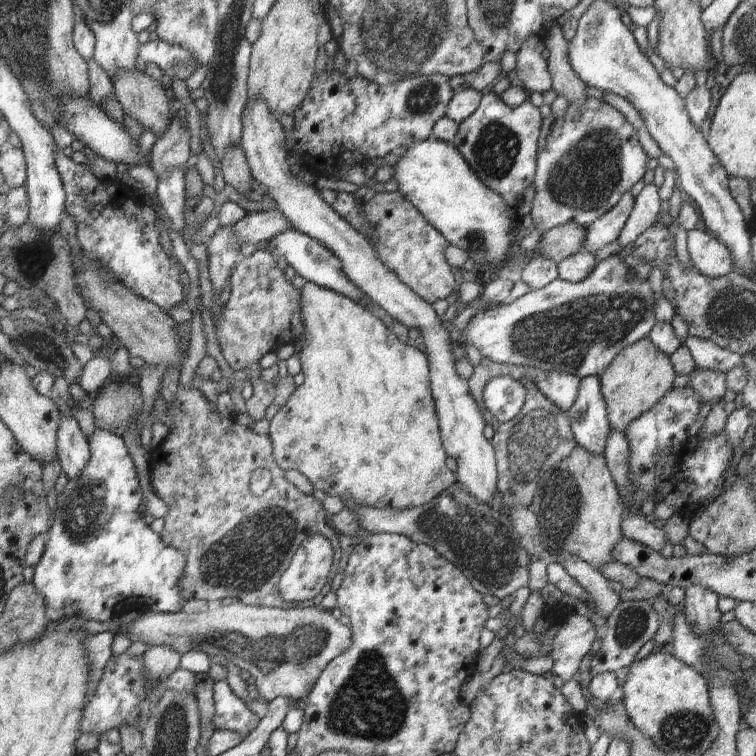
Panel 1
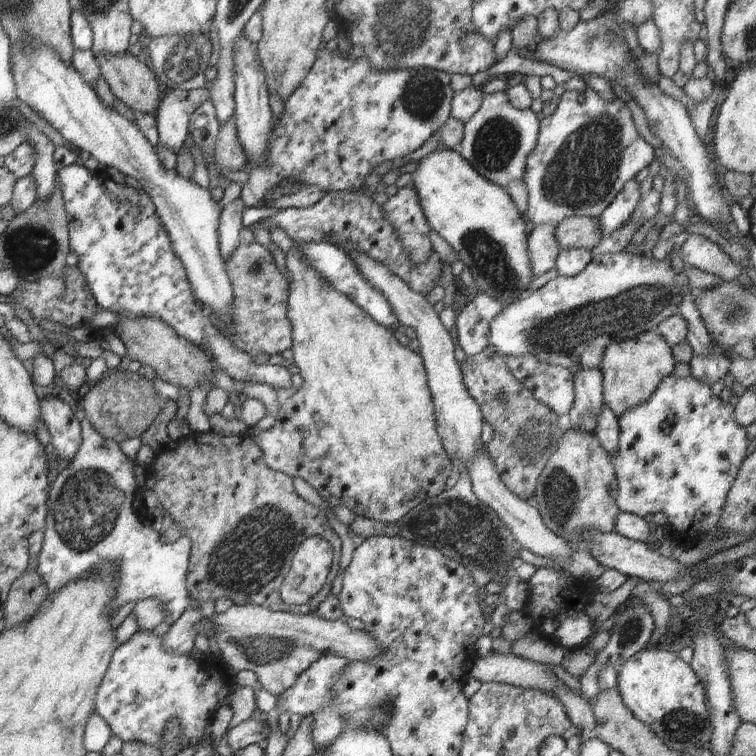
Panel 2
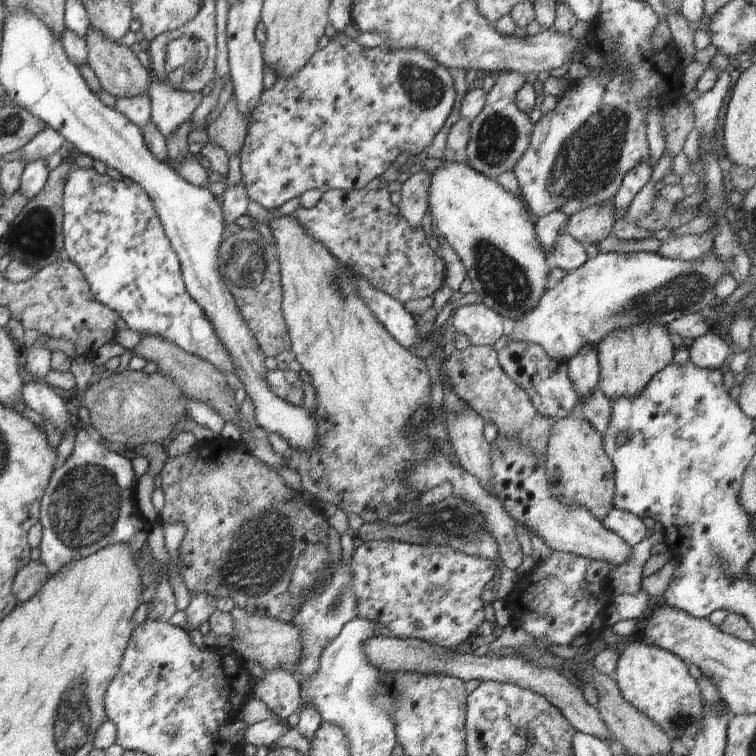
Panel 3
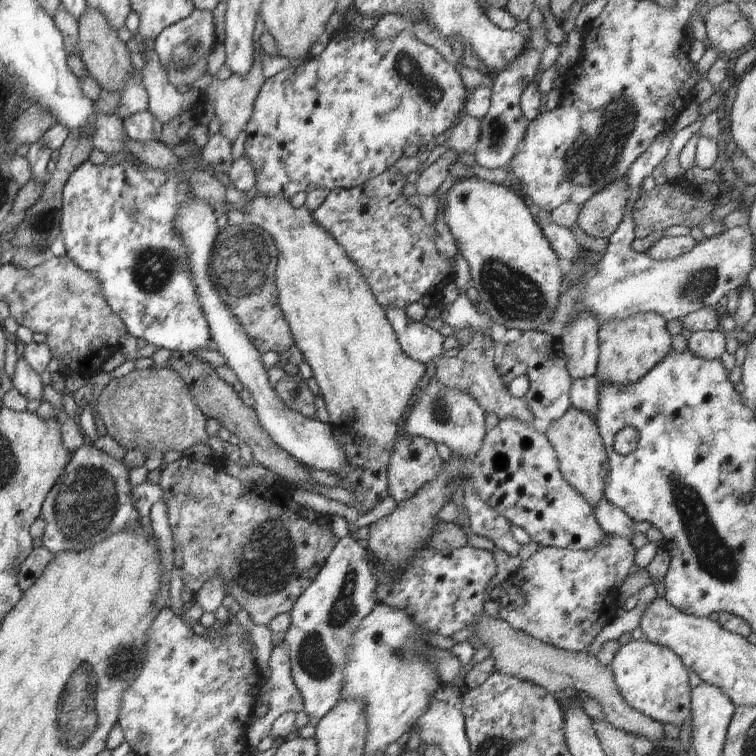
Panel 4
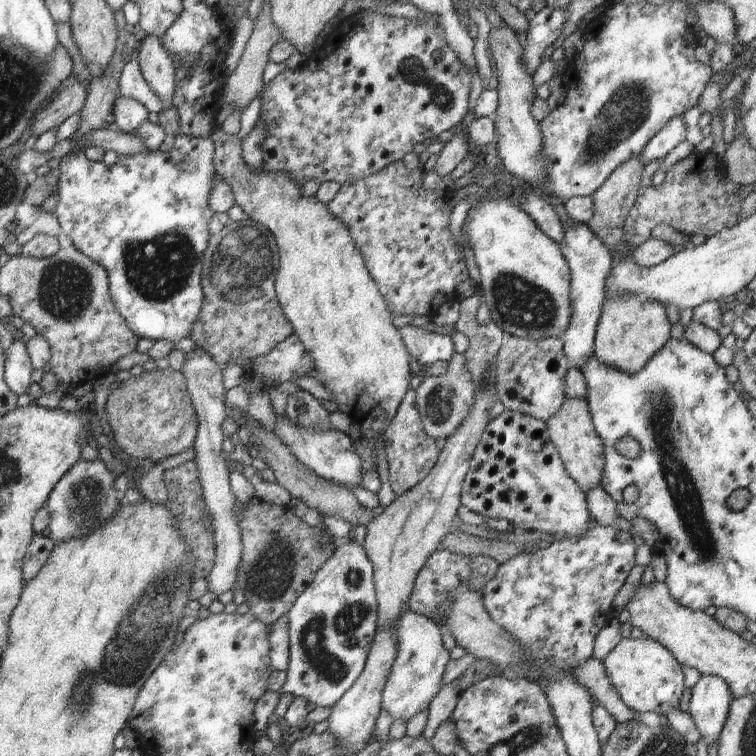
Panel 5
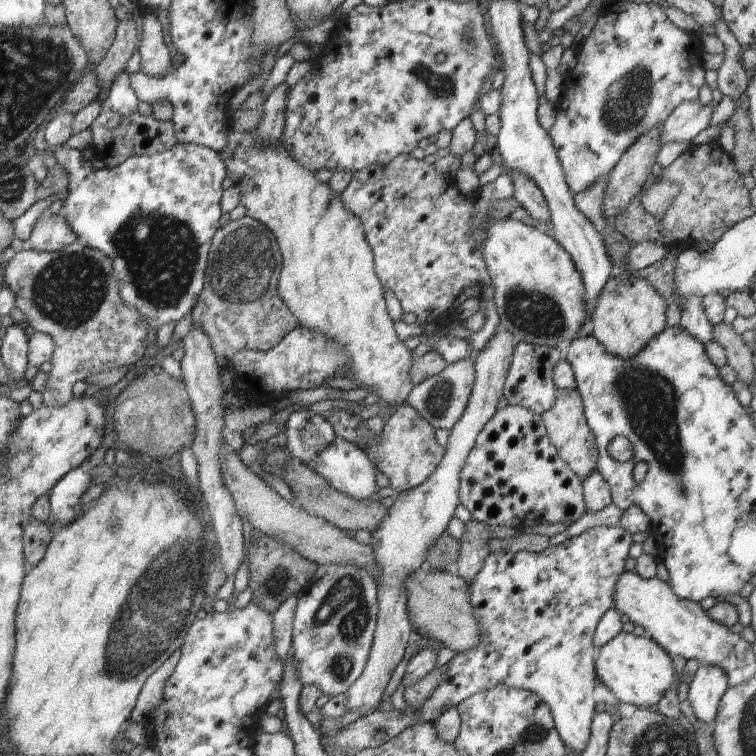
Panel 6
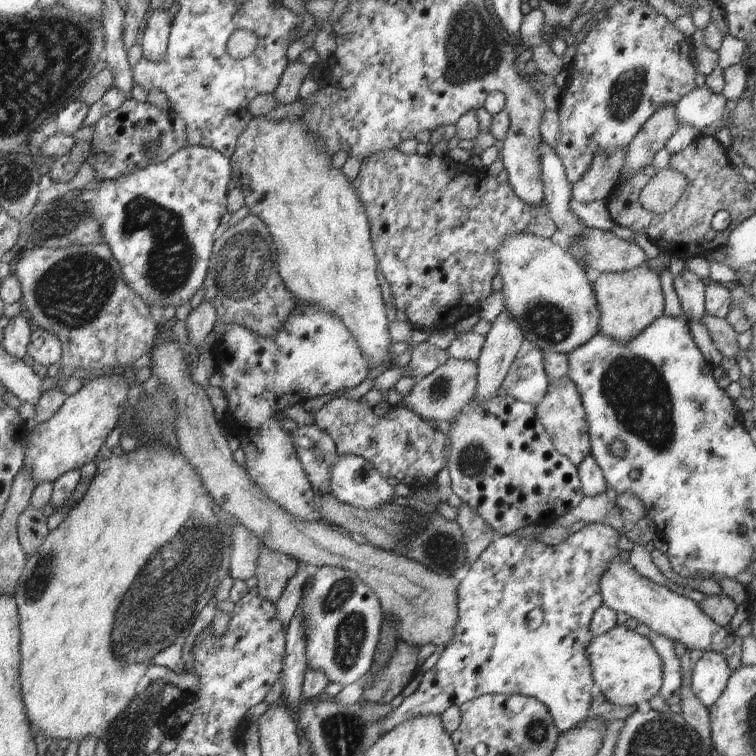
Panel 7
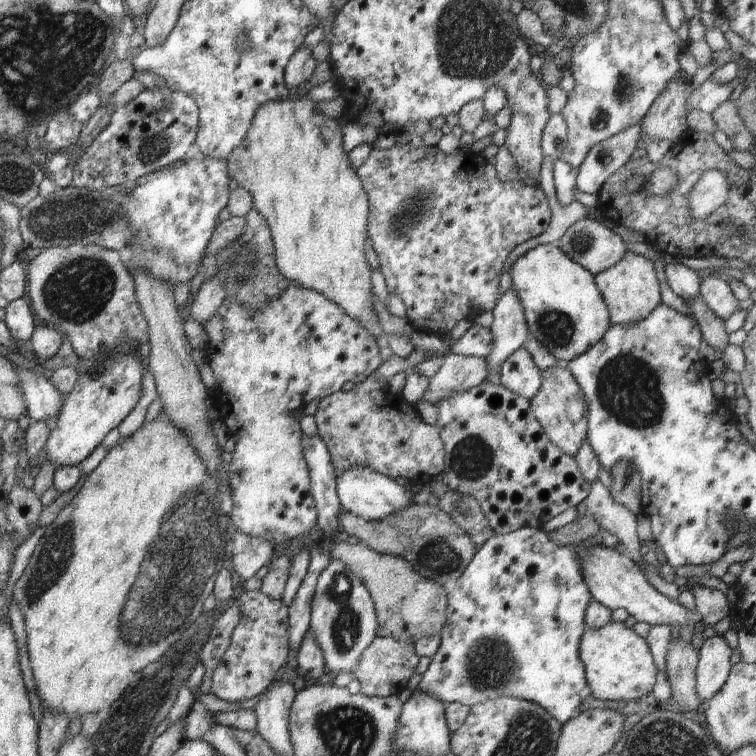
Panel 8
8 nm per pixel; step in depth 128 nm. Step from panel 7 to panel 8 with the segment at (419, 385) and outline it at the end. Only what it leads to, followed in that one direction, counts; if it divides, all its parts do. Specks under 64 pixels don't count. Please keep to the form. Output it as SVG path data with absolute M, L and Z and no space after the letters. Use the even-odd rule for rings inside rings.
M446 354L444 364L429 379L429 387L423 400L435 405L452 393L468 390L486 381L487 375L485 358Z

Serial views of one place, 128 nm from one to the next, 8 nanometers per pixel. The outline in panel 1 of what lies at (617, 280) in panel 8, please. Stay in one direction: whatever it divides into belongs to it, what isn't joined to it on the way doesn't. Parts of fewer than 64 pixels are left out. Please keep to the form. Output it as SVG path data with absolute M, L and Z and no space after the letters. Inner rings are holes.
M650 338L638 340L632 346L626 346L610 362L610 366L599 377L602 396L605 399L608 419L612 429L625 434L628 424L638 416L652 410L660 404L662 396L672 390L677 373L668 355L661 352L650 342Z

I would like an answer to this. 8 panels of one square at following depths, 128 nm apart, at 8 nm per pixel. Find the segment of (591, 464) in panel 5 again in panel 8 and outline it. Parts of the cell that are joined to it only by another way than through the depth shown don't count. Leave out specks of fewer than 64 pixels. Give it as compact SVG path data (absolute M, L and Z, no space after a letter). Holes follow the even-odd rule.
M552 367L541 371L541 373L541 387L536 396L529 400L532 412L552 444L574 457L580 445L587 440L588 409L584 393L568 368Z

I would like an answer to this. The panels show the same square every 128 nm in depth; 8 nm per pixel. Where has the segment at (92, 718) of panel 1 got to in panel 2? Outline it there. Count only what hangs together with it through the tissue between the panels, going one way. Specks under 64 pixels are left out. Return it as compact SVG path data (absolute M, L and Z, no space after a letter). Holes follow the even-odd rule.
M138 630L125 644L114 650L108 670L95 697L95 712L108 726L113 735L118 736L123 742L142 742L148 746L158 746L162 742L164 726L168 720L178 718L182 722L182 734L184 734L184 747L188 748L198 743L204 736L206 728L211 729L214 713L220 708L218 692L222 690L226 682L226 670L218 664L210 664L214 668L212 674L208 674L199 663L195 663L189 654L168 654L164 650L162 637L152 634L148 630Z

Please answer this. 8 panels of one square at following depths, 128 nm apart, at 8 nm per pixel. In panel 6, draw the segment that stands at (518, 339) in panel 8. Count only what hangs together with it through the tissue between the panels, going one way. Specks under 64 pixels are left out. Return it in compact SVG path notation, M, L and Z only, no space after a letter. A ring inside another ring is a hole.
M498 329L474 358L475 383L471 395L460 420L451 429L447 447L437 469L422 484L402 491L395 496L394 504L388 508L386 518L371 534L370 546L374 549L381 575L377 586L379 609L377 627L373 643L363 673L360 678L346 691L347 711L356 710L362 716L376 711L382 701L382 694L392 672L402 660L407 644L413 639L406 608L407 592L405 584L407 576L418 567L424 567L428 548L447 530L448 522L454 517L454 510L460 504L459 478L464 461L482 427L494 416L498 408L498 400L502 398L503 386L512 360L516 342L513 334L506 329Z

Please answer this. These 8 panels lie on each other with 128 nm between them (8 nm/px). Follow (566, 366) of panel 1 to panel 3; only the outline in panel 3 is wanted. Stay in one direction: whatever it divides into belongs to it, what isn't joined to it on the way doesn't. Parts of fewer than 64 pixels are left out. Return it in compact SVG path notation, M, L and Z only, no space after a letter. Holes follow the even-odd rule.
M714 251L706 254L704 258L690 262L668 259L660 254L648 252L599 253L580 269L568 272L554 288L548 288L540 298L538 306L532 308L532 312L514 320L508 336L516 342L539 344L552 360L567 363L570 358L578 356L584 346L592 346L594 350L598 350L598 344L614 330L626 330L630 326L638 326L641 322L666 326L682 316L700 313L706 306L714 306L717 302L714 286L720 282L720 276L724 274L729 274L728 268Z

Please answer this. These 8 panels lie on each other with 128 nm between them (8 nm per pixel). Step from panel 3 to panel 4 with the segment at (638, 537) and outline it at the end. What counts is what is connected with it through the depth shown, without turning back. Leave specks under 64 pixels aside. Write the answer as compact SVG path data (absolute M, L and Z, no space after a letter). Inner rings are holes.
M600 499L600 502L593 508L594 516L605 533L618 535L631 540L634 532L634 521L615 504Z

